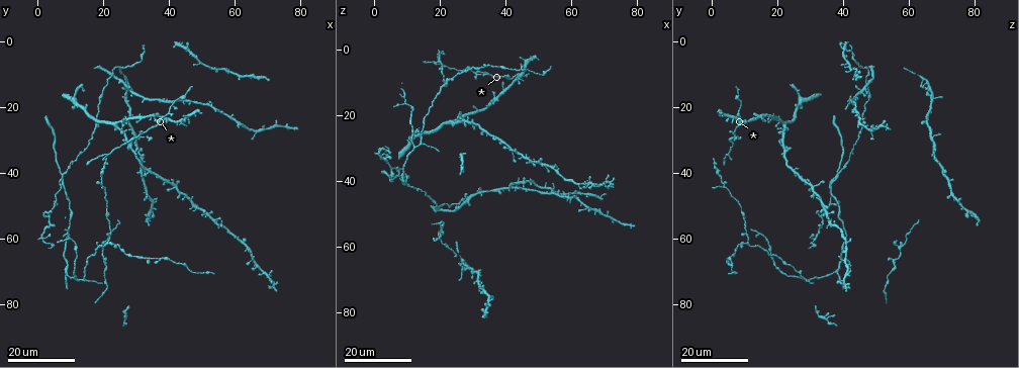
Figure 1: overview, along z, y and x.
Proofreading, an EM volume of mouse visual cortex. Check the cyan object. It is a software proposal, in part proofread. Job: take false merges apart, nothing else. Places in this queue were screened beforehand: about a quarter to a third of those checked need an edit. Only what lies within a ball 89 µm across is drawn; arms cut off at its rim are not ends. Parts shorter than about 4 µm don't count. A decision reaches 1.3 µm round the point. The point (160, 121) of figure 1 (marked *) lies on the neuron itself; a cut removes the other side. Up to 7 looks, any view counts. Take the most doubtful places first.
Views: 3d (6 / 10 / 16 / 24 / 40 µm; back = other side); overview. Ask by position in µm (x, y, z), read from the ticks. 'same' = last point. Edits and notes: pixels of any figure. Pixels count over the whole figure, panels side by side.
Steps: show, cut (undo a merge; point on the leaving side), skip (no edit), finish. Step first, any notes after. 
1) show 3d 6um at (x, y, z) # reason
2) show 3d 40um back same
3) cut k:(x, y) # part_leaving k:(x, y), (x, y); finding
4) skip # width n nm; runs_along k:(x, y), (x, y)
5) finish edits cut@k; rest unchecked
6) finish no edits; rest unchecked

show 3d 16um at (30.5, 28.5, 7.0) # four arms meet

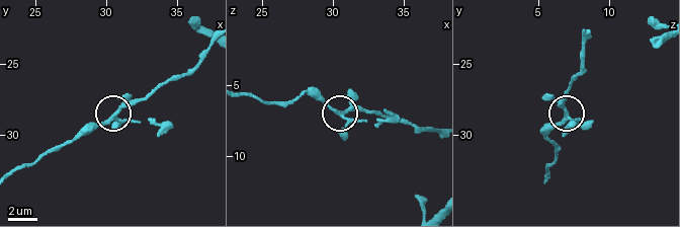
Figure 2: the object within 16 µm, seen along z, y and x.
show 3d 10um at (30.8, 28.8, 7.2)

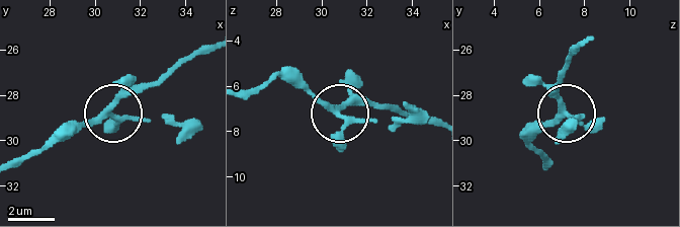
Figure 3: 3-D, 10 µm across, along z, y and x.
skip # arms 4; continuous, no second neuron

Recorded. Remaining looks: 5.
show 3d 24um at (14.5, 72.5, 29.0) # three-way junction

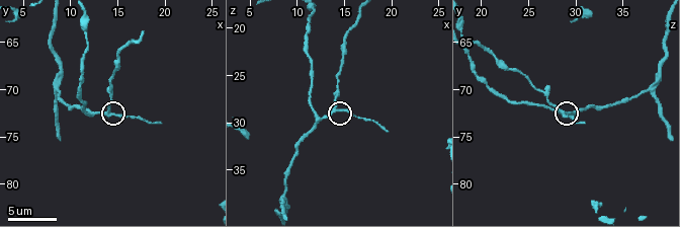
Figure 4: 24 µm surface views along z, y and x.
show 3d 6um at (13.8, 72.8, 28.6)

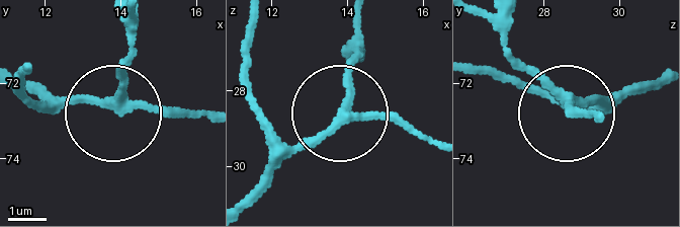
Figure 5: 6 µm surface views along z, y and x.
skip # runs_along 5:(133, 17), (117, 110), (172, 104), (200, 115); continuous, no second neuron

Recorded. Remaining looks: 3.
show 3d 24um at (8.0, 40.5, 38.5) # branch point

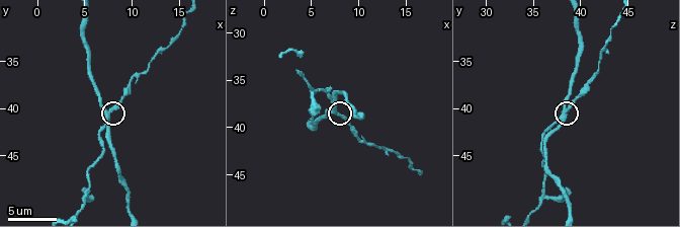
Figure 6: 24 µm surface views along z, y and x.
show 3d 6um at (7.6, 40.6, 38.4)

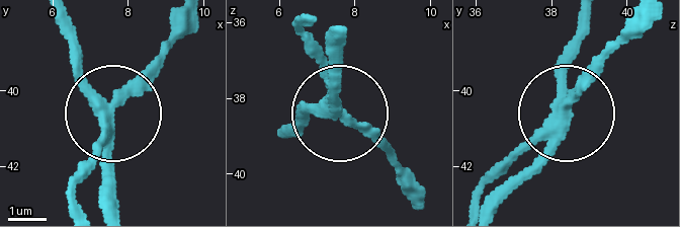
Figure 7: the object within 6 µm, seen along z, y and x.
show 3d 6um back at (7.40, 40.35, 38.35) # from behind

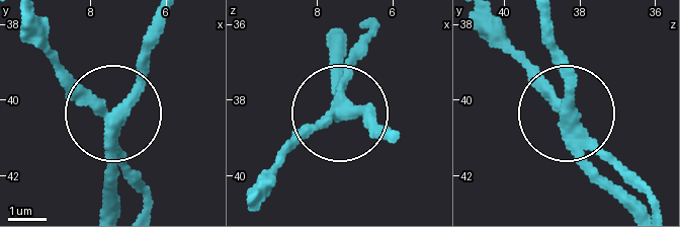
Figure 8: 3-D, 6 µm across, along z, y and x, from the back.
cut 8:(76, 90) # arms 3; part_leaving 8:(112, 128), (48, 44), (45, 24); a second neuron is stuck on

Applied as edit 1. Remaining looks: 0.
finish edits cut@8; rest unchecked

